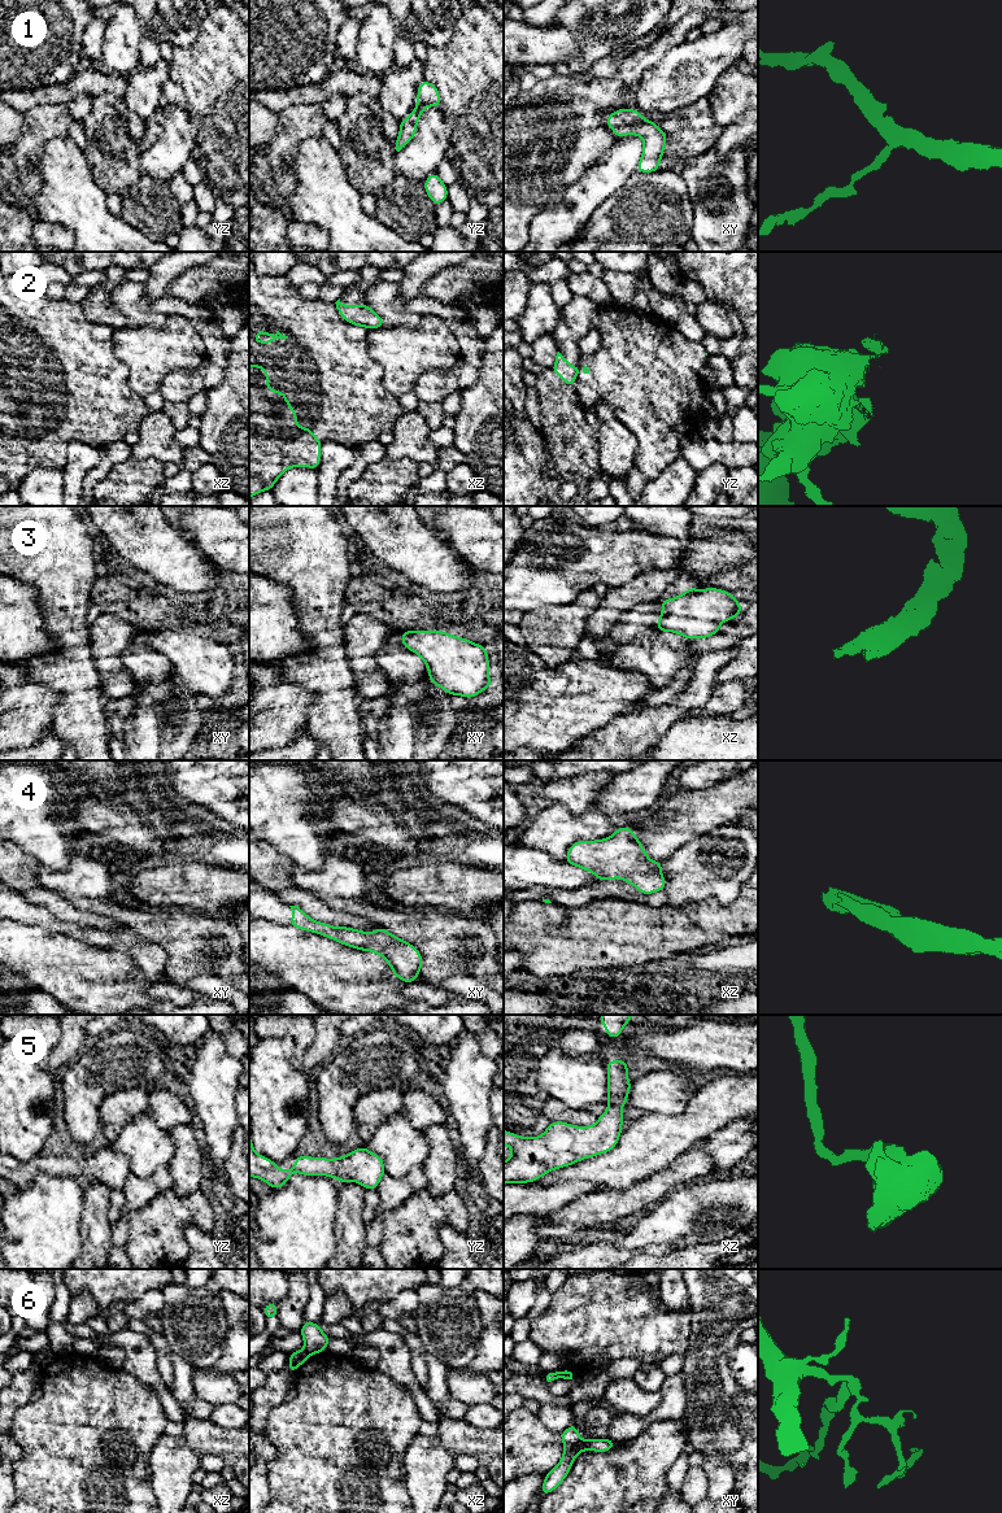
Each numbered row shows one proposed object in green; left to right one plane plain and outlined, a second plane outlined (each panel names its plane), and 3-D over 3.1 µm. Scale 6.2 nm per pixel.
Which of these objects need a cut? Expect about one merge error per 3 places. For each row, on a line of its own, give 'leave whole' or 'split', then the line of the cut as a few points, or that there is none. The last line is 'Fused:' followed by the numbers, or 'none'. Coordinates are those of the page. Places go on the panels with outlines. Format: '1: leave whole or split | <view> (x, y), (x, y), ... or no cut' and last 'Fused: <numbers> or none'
1: leave whole | no cut
2: split | yz (578, 366), (575, 374)
3: leave whole | no cut
4: leave whole | no cut
5: leave whole | no cut
6: split | xy (561, 1372), (562, 1377)
Fused: 2, 6

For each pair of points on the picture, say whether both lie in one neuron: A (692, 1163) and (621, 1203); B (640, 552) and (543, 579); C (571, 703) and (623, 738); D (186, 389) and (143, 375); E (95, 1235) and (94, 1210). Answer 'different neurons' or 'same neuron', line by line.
A: same neuron
B: same neuron
C: different neurons
D: different neurons
E: same neuron

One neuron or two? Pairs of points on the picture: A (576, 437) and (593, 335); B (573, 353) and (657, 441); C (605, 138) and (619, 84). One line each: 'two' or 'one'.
A: two
B: two
C: one

